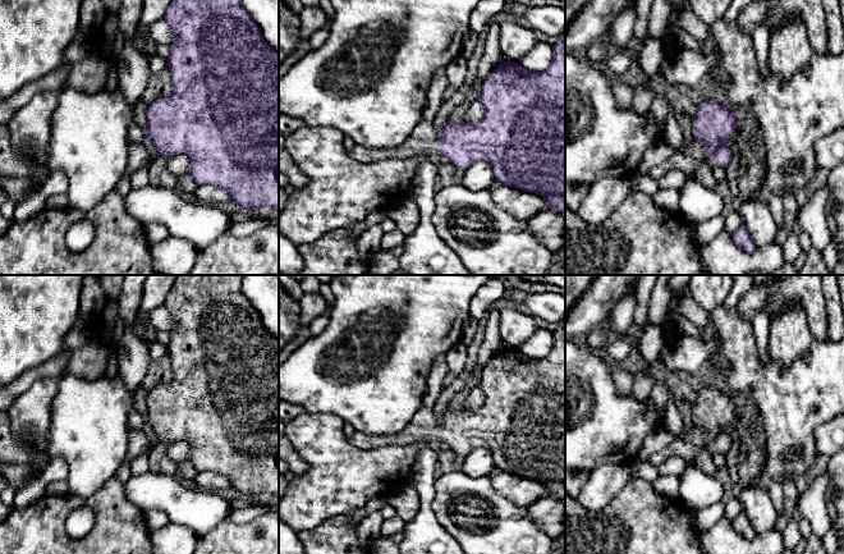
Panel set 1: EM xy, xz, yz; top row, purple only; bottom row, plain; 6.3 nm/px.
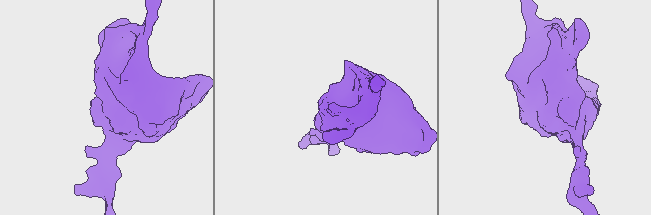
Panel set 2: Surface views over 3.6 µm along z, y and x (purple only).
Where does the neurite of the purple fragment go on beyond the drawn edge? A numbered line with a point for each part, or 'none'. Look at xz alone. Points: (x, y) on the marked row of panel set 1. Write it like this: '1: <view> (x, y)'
1: xz (423, 140)

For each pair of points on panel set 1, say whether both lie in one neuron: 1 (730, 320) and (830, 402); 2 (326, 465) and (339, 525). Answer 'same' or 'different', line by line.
1: same
2: different

